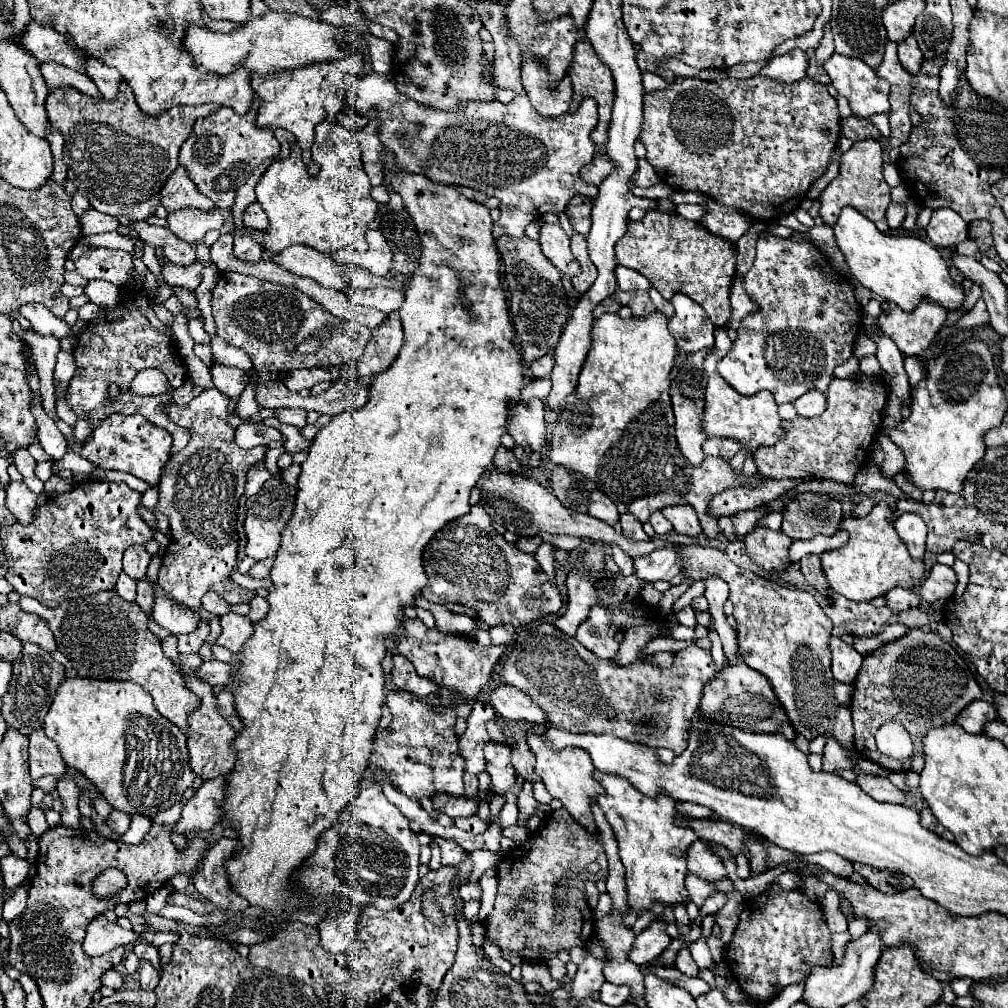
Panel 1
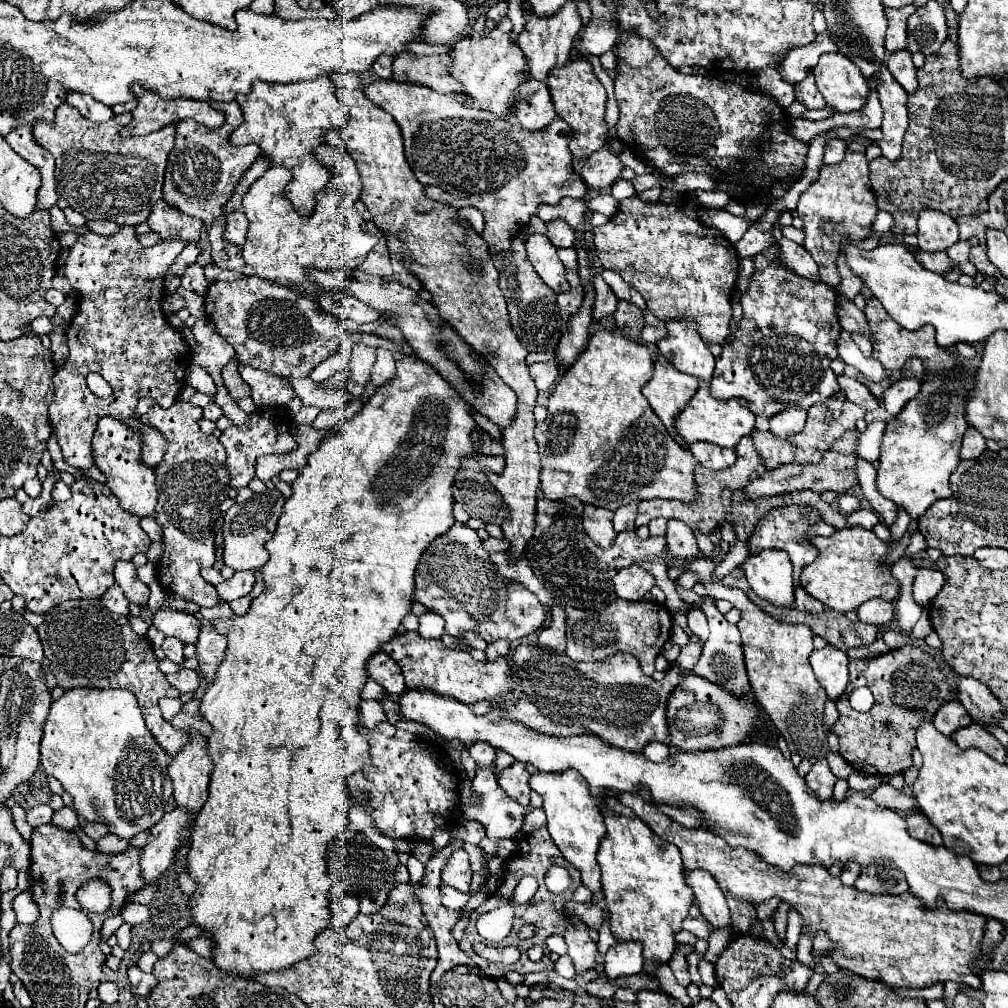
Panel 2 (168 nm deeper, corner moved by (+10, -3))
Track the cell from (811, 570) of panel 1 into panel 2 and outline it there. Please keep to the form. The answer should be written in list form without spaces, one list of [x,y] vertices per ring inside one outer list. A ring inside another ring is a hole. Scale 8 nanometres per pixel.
[[[796,586],[796,608],[804,610],[804,612],[814,612],[820,614],[824,610],[824,604],[818,604],[818,600],[814,600],[812,596],[806,596],[806,590]]]

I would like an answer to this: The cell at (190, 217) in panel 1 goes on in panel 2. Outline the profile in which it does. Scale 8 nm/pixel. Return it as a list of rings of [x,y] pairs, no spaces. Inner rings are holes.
[[[123,225],[118,232],[110,236],[86,232],[78,234],[76,244],[68,250],[68,258],[64,264],[64,276],[70,286],[78,292],[78,312],[72,318],[70,326],[66,328],[70,356],[54,374],[56,396],[50,404],[50,422],[58,436],[58,444],[62,448],[64,460],[76,468],[92,468],[94,454],[92,454],[92,434],[98,426],[98,420],[104,416],[116,418],[134,432],[142,434],[142,450],[140,460],[142,464],[156,468],[166,452],[166,440],[162,440],[160,432],[154,428],[146,428],[146,424],[138,424],[134,420],[134,410],[140,398],[152,398],[163,408],[170,408],[176,402],[178,393],[184,386],[186,368],[190,366],[190,348],[186,346],[182,334],[174,330],[160,306],[160,298],[164,296],[162,280],[166,270],[174,264],[178,252],[182,252],[186,244],[178,244],[178,240],[162,240],[156,246],[142,246],[136,238],[135,227]],[[90,372],[98,372],[112,388],[112,396],[98,398],[86,386],[86,376]]]

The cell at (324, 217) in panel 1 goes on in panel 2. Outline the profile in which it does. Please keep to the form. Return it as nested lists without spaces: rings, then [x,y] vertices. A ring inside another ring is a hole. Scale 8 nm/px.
[[[328,144],[316,148],[316,158],[328,168],[330,182],[328,182],[328,190],[316,194],[316,208],[308,220],[302,220],[298,214],[294,214],[290,200],[282,196],[282,188],[292,178],[288,168],[282,166],[268,168],[242,196],[242,212],[246,214],[246,220],[250,224],[246,234],[246,244],[242,246],[242,258],[246,266],[258,278],[270,280],[278,286],[286,286],[290,290],[308,292],[310,296],[320,296],[324,290],[308,278],[308,270],[356,270],[370,252],[370,234],[364,232],[364,220],[360,212],[354,208],[354,202],[360,198],[360,176],[356,164],[350,160],[346,152],[338,148],[330,148]]]

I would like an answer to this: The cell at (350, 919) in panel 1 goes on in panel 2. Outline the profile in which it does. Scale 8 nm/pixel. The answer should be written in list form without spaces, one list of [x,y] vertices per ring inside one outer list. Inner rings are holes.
[[[340,894],[330,900],[330,912],[332,912],[332,928],[340,930],[358,914],[358,896],[354,894]]]

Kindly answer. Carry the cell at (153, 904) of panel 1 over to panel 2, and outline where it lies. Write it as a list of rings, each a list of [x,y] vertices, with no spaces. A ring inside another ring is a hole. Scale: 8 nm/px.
[[[123,923],[122,926],[115,932],[118,945],[124,950],[128,950],[131,944],[131,926]]]

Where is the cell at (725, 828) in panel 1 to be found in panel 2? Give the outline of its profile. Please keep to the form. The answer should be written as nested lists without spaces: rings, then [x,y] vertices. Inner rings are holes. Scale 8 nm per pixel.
[[[640,788],[636,792],[612,792],[612,790],[602,790],[600,796],[614,796],[618,798],[624,806],[632,808],[634,814],[640,816],[656,834],[660,834],[662,840],[672,842],[678,846],[682,852],[684,868],[702,868],[712,874],[712,878],[718,882],[724,894],[730,894],[732,898],[744,900],[752,906],[766,902],[770,898],[780,898],[782,902],[788,902],[790,908],[794,908],[802,916],[802,932],[808,932],[812,938],[818,932],[826,932],[830,938],[830,948],[824,952],[824,956],[832,956],[834,962],[840,968],[846,968],[862,978],[868,980],[880,980],[892,988],[924,988],[932,986],[936,982],[962,982],[972,988],[978,988],[978,970],[972,970],[970,964],[978,960],[980,956],[980,940],[984,936],[984,922],[986,918],[968,910],[954,912],[948,910],[948,906],[936,906],[936,908],[926,908],[922,904],[914,906],[914,896],[910,892],[890,896],[890,894],[866,894],[856,890],[854,886],[844,886],[840,878],[834,878],[826,872],[822,866],[808,866],[808,864],[796,864],[792,870],[784,872],[782,868],[774,868],[772,864],[764,862],[762,856],[756,852],[750,852],[744,846],[732,848],[722,836],[716,832],[710,832],[708,828],[684,828],[682,824],[676,824],[670,820],[666,814],[658,810],[658,806],[650,800],[650,792],[646,788]]]

